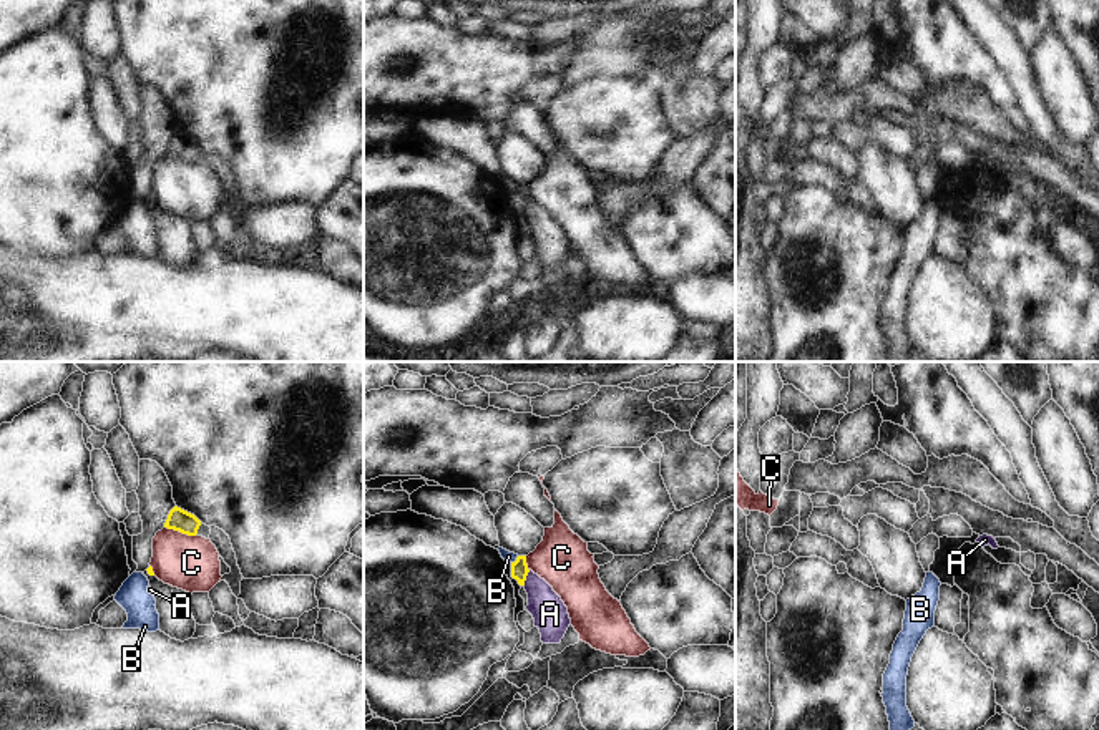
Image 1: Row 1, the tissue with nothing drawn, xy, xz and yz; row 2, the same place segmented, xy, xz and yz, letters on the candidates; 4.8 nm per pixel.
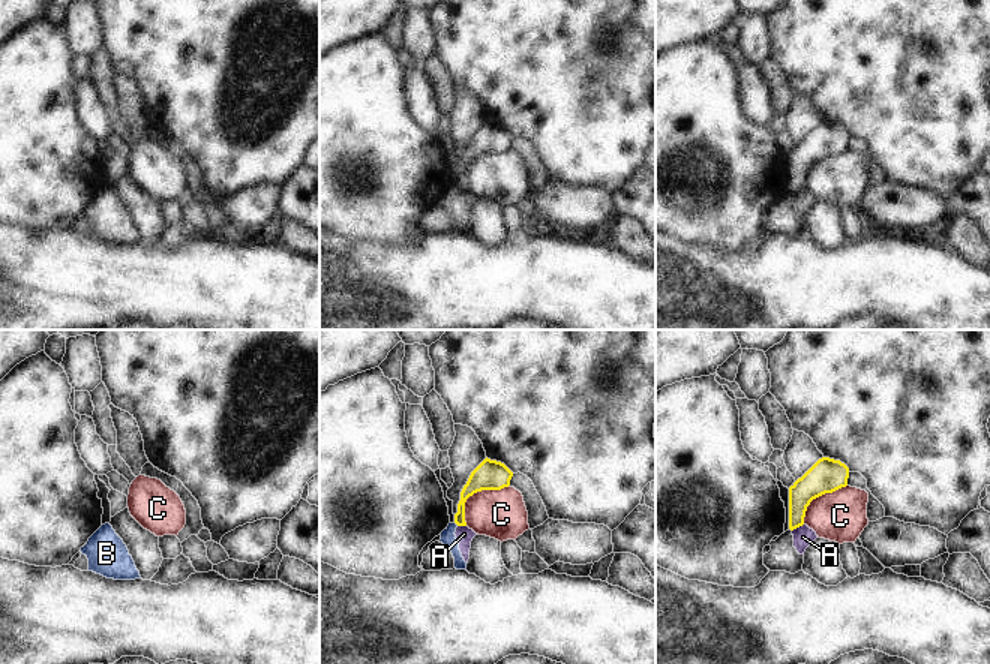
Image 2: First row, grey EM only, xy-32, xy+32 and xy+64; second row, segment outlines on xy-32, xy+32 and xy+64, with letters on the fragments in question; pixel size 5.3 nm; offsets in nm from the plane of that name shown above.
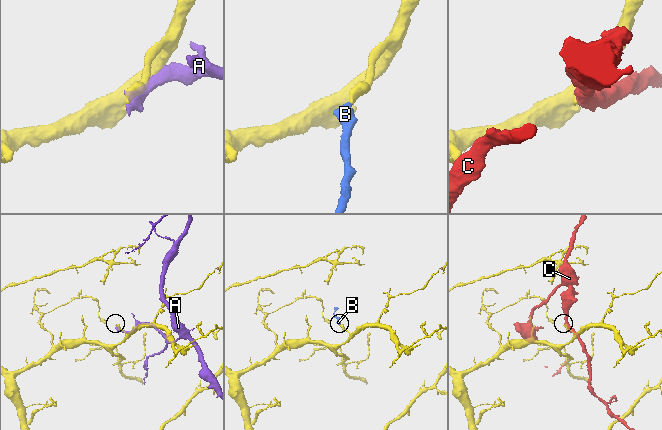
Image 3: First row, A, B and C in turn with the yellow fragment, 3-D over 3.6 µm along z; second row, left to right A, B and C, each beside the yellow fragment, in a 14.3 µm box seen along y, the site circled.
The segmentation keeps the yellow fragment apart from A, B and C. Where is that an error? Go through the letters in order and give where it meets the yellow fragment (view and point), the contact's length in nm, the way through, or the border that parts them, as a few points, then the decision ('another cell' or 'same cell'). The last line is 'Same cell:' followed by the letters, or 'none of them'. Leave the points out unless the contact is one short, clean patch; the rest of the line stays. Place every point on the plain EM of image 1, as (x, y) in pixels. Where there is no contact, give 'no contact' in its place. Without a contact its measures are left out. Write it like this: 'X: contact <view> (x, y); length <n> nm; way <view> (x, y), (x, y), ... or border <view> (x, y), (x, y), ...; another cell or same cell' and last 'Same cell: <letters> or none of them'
A: contact xz (525, 206); length 90 nm; another cell
B: contact xz (517, 188); length 50 nm; border xz (518, 184), (512, 191); another cell
C: contact xy (181, 160); length 170 nm; border xy (165, 155), (196, 163); another cell
Same cell: none of them

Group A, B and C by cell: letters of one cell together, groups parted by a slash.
A B / C

